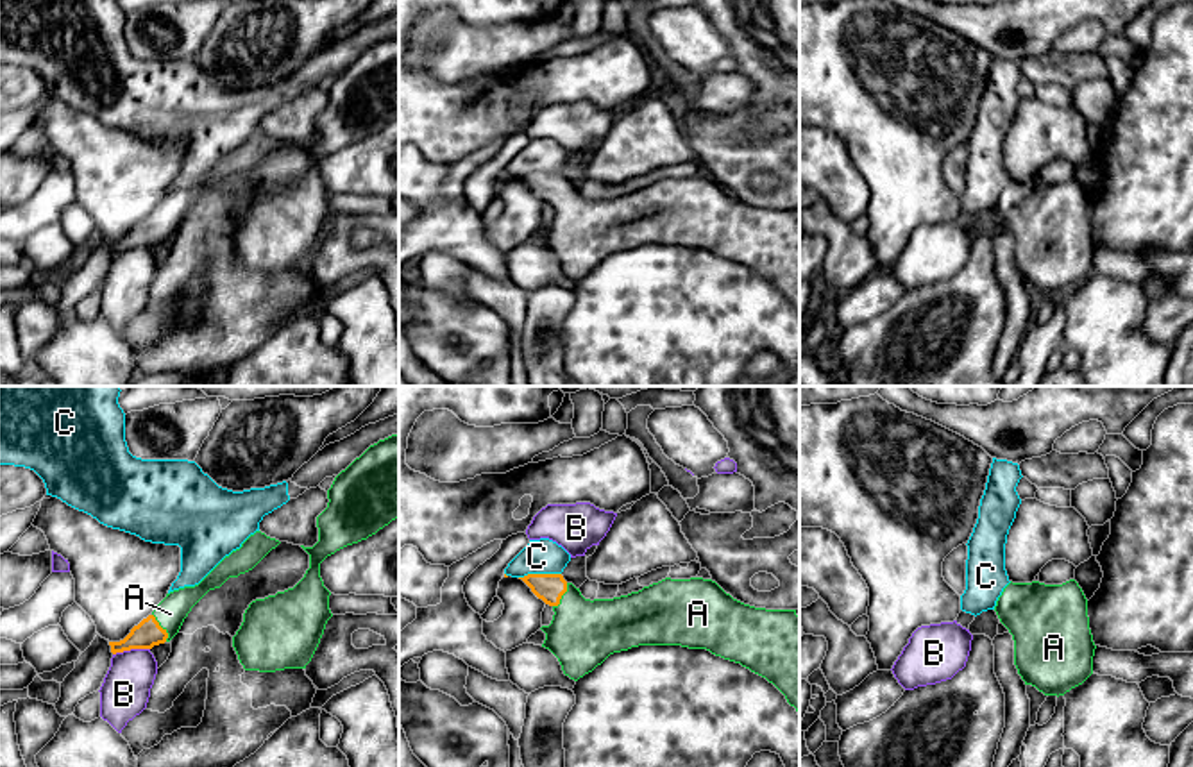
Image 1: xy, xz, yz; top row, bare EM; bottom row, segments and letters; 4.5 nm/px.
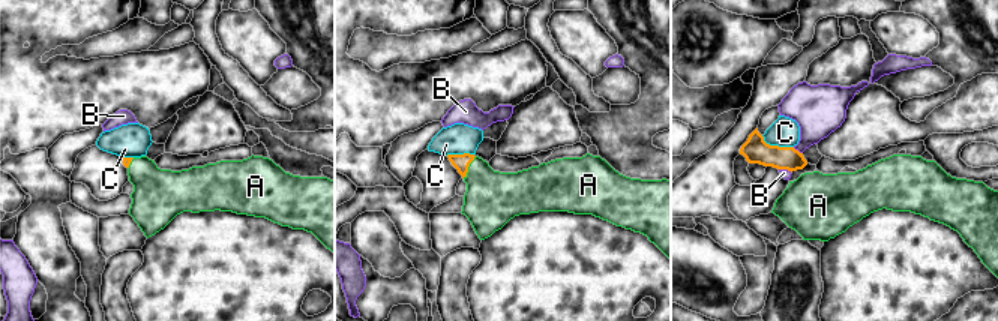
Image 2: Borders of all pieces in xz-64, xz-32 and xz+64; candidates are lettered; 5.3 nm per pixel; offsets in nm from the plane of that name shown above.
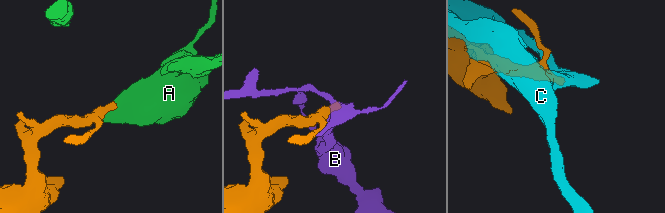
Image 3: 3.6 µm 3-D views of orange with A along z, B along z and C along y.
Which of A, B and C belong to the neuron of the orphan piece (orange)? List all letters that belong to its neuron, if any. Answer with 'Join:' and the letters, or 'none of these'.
Join: A

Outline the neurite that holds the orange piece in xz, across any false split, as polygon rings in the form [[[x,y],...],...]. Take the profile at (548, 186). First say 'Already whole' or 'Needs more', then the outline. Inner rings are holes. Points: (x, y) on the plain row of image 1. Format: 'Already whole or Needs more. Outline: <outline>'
Needs more. Outline: [[[528,173],[522,179],[531,191],[554,211],[542,247],[560,261],[562,270],[578,281],[610,254],[639,245],[681,245],[706,249],[715,256],[740,263],[773,282],[800,315],[800,216],[796,209],[766,209],[744,204],[715,181],[703,177],[671,179],[644,186],[613,198],[585,198],[562,173]]]

